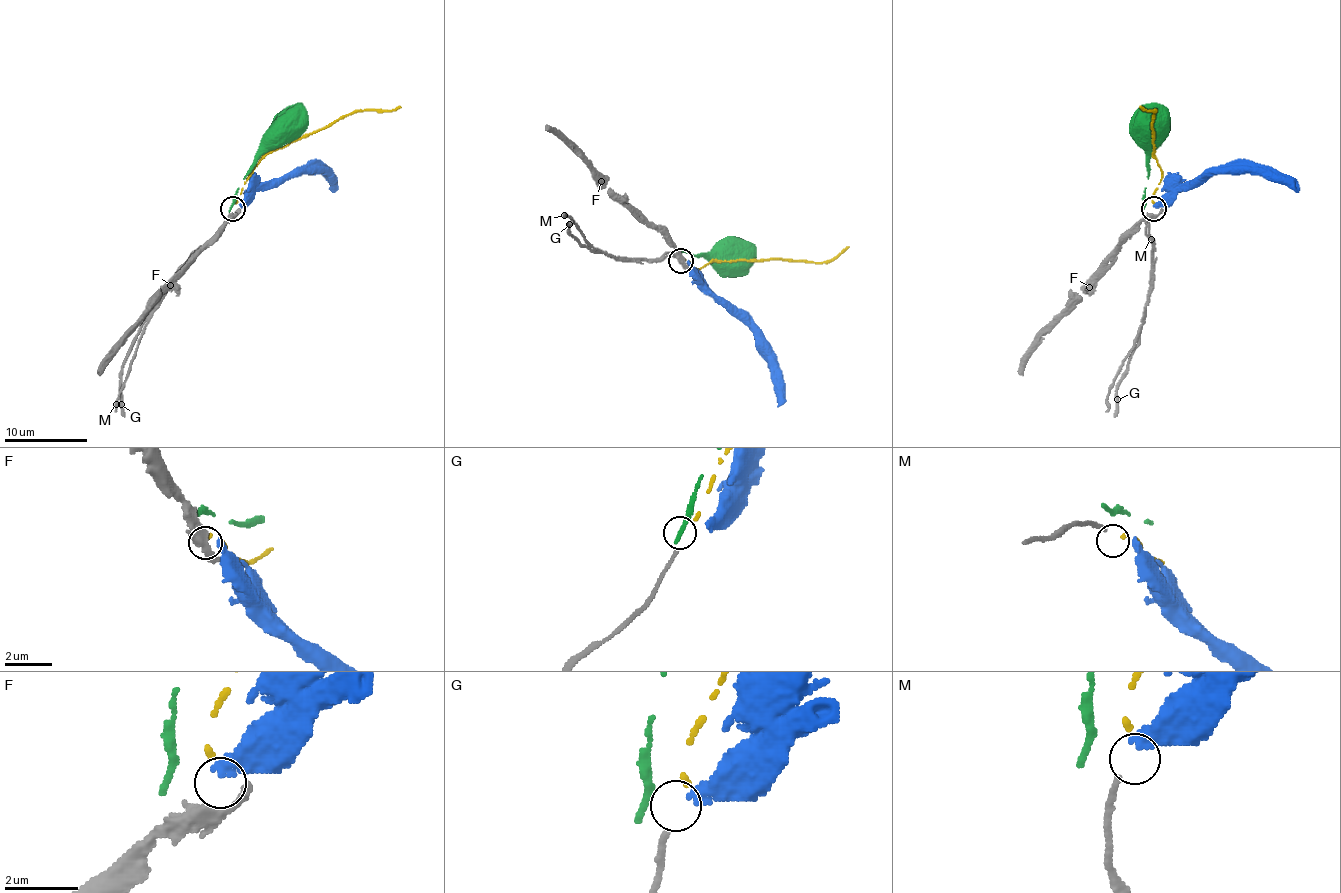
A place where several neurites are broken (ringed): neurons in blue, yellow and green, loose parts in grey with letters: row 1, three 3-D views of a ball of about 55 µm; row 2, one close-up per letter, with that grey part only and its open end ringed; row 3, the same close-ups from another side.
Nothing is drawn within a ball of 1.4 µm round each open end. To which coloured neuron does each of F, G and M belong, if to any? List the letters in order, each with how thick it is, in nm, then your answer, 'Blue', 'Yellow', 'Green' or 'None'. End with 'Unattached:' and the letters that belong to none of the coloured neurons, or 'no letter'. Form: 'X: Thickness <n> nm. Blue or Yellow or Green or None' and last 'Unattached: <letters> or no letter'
F: Thickness 380 nm. Blue
G: Thickness 150 nm. None
M: Thickness 130 nm. Yellow
Unattached: G

